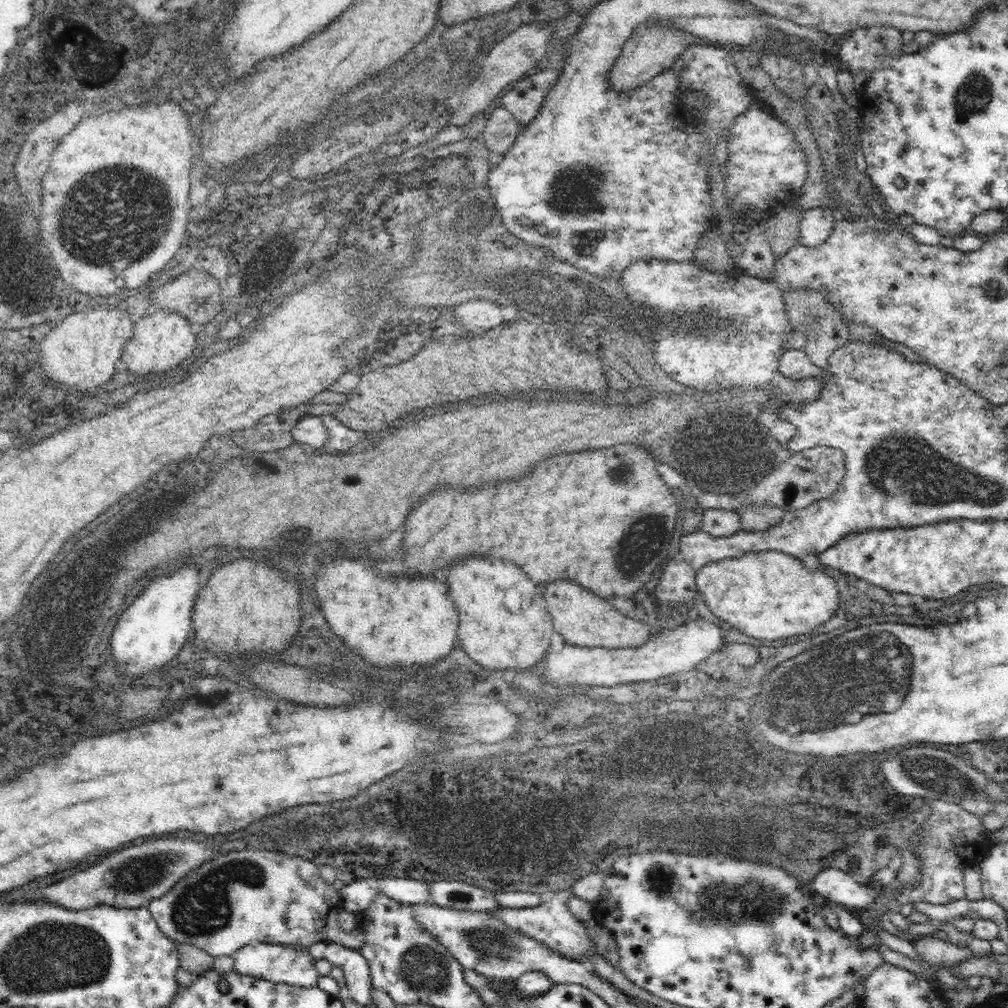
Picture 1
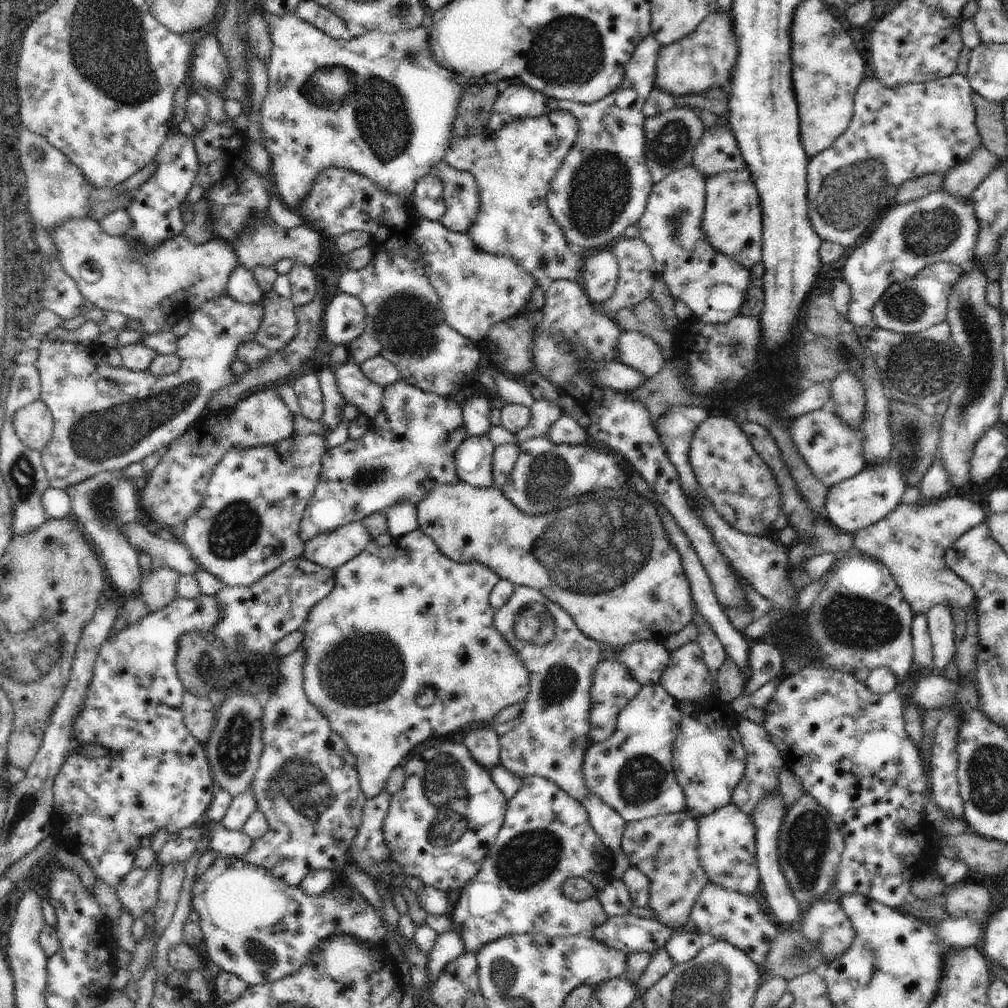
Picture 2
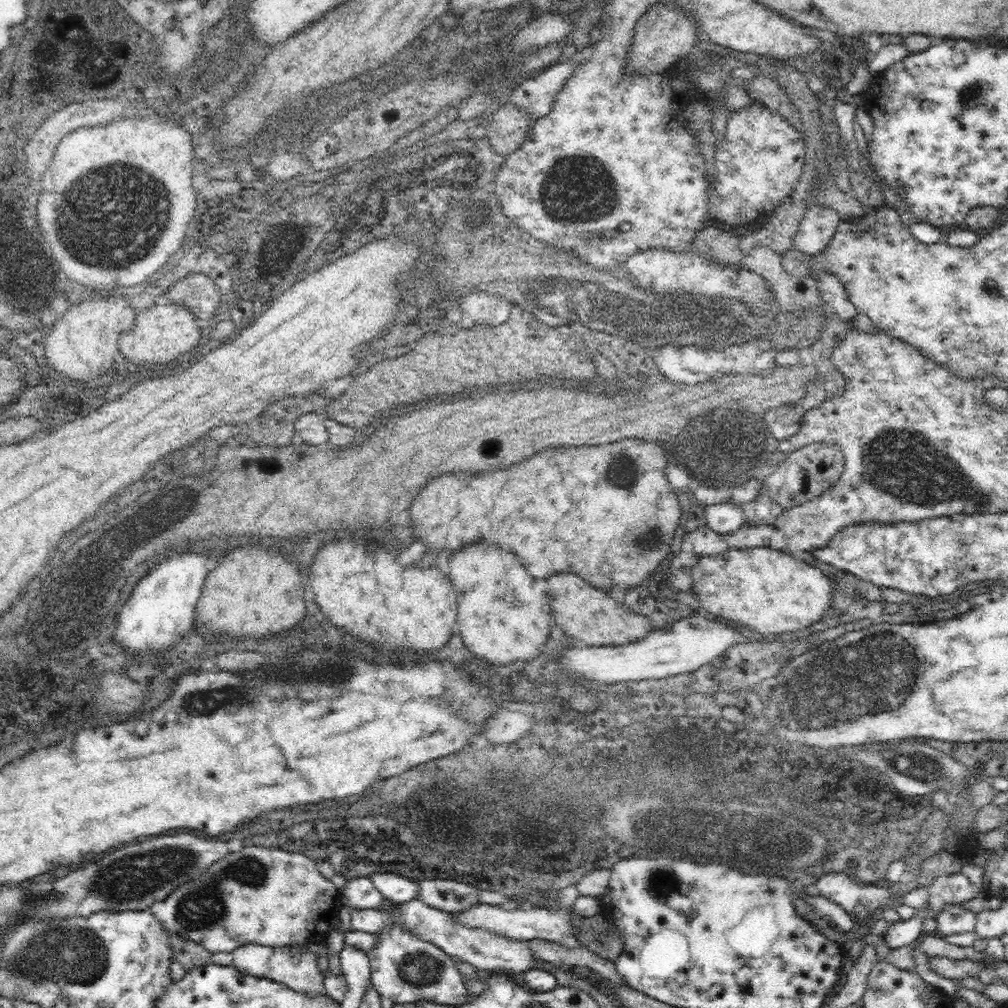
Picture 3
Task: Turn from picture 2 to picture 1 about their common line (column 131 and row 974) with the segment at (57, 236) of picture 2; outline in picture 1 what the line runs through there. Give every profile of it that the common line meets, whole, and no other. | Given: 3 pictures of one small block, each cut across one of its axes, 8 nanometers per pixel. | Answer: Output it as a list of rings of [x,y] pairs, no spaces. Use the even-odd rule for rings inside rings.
[[[255,942],[242,946],[232,955],[233,970],[258,979],[268,979],[274,983],[314,988],[319,974],[315,970],[315,959],[306,947],[296,945],[268,944]]]

